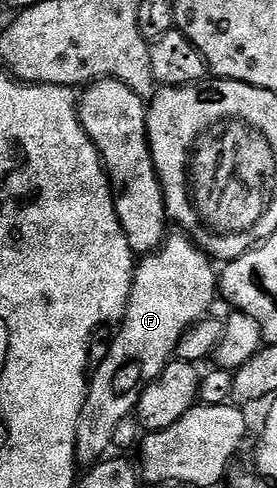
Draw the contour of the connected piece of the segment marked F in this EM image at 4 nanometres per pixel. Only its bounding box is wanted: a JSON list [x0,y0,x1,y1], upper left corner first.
[75,236,219,467]

